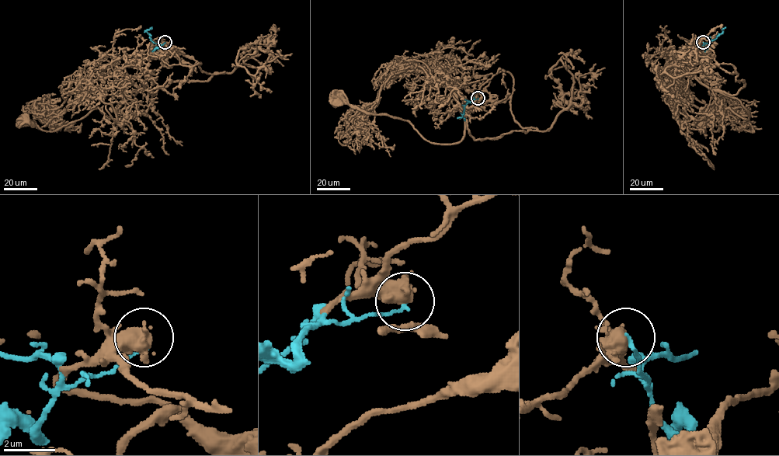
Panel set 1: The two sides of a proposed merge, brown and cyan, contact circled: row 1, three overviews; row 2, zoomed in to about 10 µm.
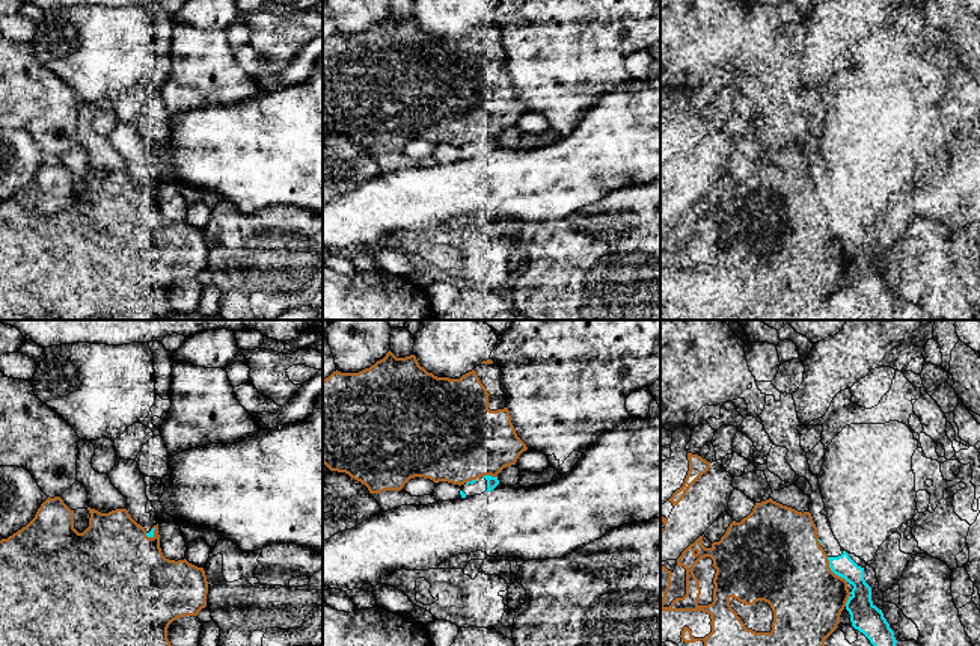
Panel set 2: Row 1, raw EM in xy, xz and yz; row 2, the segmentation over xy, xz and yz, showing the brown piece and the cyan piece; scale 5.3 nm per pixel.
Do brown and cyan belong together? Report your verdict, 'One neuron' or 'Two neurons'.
One neuron

